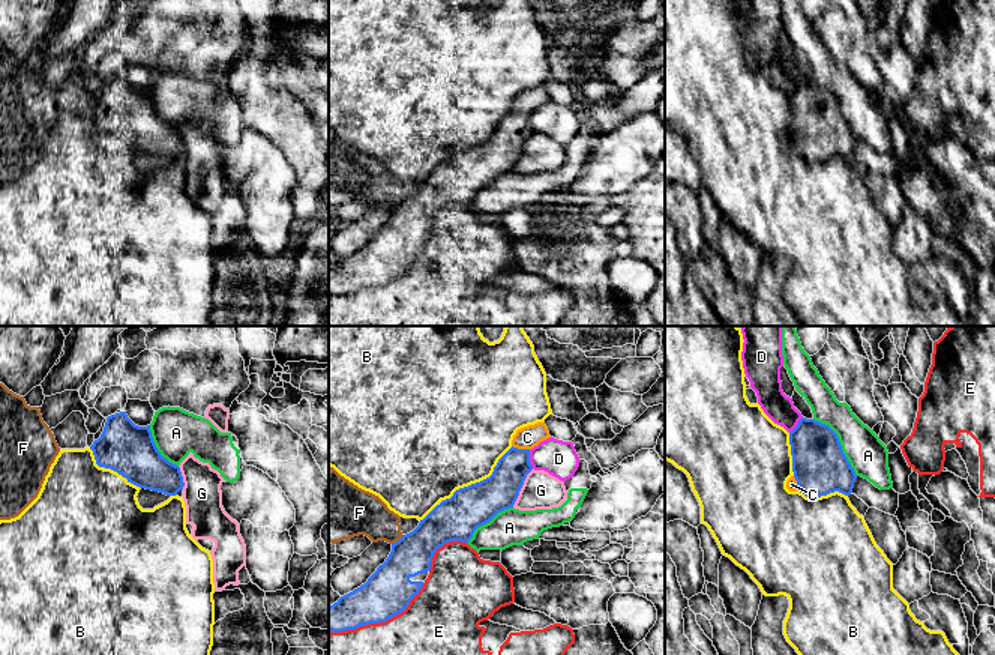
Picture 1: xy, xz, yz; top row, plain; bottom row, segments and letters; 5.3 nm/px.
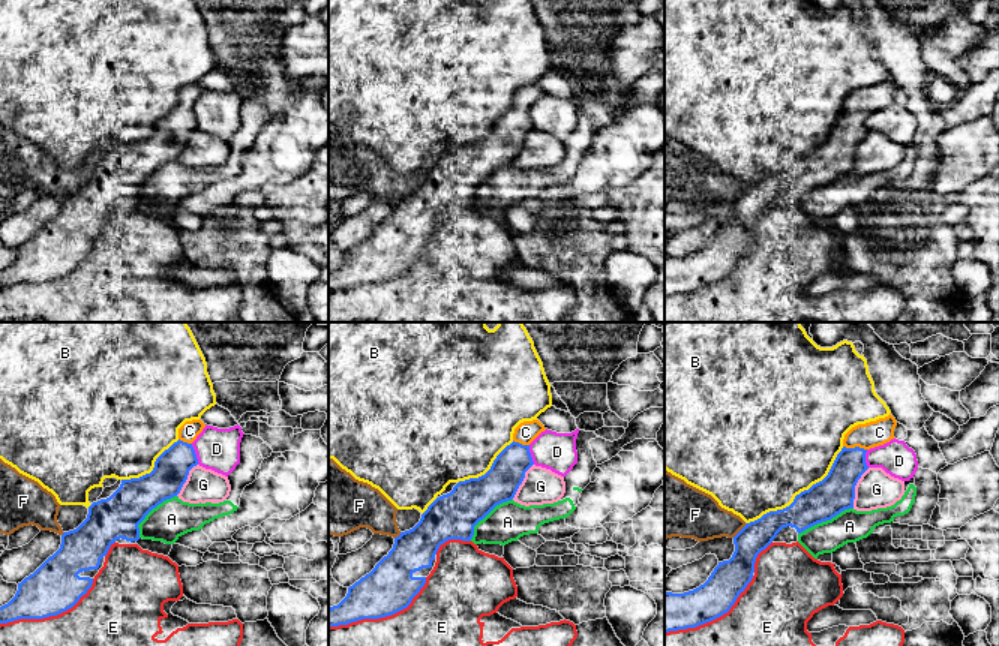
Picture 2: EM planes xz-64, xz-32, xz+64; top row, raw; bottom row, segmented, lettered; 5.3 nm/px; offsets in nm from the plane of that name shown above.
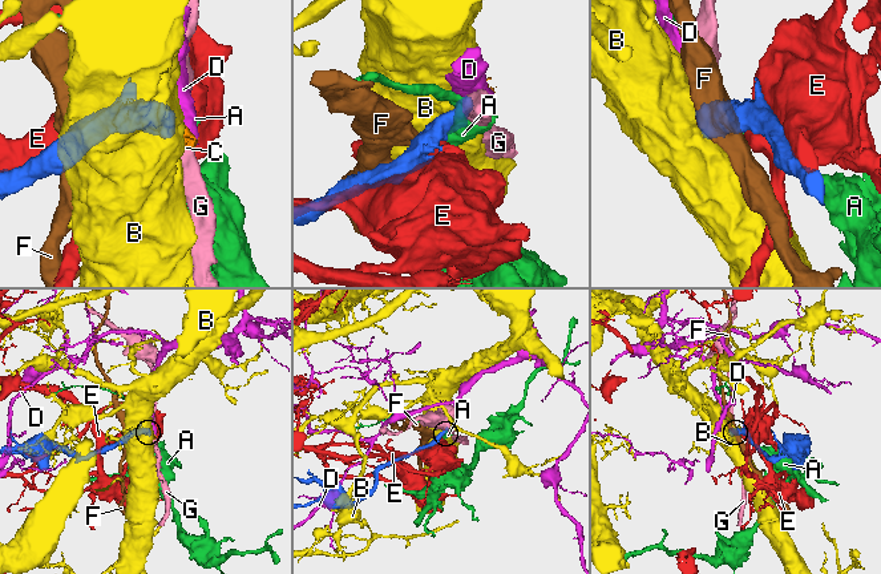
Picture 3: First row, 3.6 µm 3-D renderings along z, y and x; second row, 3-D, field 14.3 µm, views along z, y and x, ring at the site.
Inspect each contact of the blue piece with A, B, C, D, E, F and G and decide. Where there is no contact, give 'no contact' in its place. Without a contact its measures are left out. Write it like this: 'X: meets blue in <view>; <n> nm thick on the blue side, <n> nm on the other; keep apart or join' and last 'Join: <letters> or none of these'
A: meets blue in yz; 300 nm thick on the blue side, 220 nm on the other; keep apart
B: meets blue in xz; 240 nm thick on the blue side, 480 nm on the other; keep apart
C: meets blue in xz; 190 nm thick on the blue side, 120 nm on the other; join
D: meets blue in xz; 200 nm thick on the blue side, 190 nm on the other; keep apart
E: meets blue in xz; 260 nm thick on the blue side, 480 nm on the other; keep apart
F: meets blue in xz; 220 nm thick on the blue side, 240 nm on the other; keep apart
G: meets blue in xz; 220 nm thick on the blue side, 200 nm on the other; keep apart
Join: C

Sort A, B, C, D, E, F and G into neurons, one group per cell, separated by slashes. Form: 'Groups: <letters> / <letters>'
Groups: A / B / C / D / E / F / G

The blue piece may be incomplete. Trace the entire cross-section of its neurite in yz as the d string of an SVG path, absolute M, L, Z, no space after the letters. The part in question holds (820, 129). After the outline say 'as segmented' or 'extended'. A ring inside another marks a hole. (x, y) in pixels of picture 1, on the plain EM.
M801 81L789 96L789 108L794 135L786 146L789 155L800 155L806 161L852 156L857 138L828 89Z; extended

